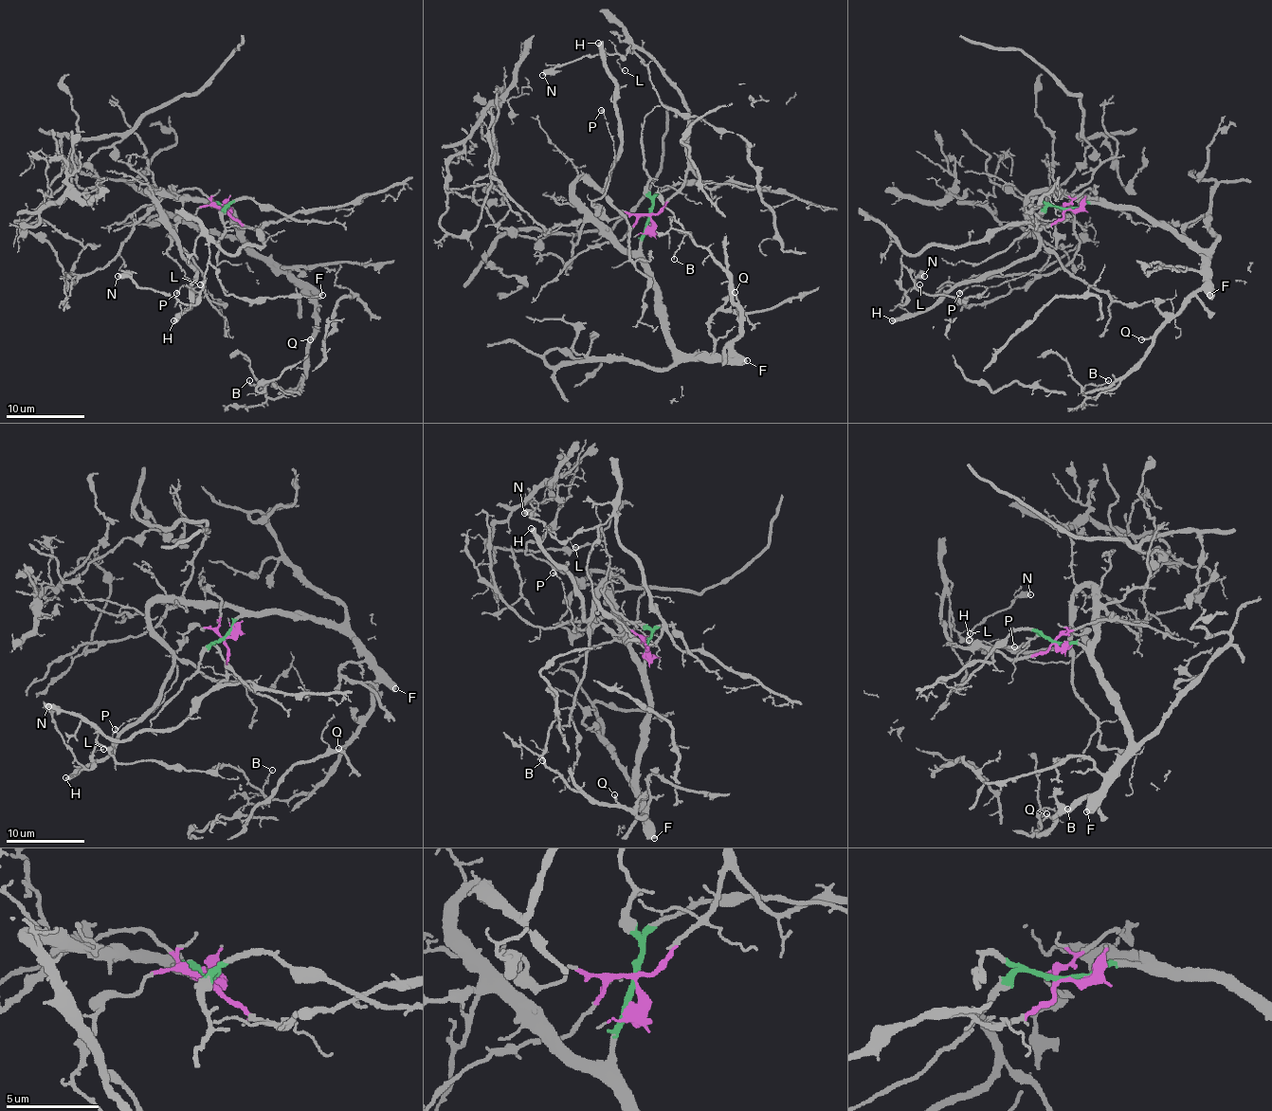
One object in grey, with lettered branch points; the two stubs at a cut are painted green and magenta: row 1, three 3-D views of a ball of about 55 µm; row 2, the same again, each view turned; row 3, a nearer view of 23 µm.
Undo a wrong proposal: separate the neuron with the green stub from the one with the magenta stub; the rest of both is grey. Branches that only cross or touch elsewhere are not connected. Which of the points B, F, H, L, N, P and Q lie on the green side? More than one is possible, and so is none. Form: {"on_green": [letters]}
{"on_green": ["B", "F", "H", "Q"]}

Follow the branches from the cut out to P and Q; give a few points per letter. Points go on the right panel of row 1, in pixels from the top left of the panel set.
P: (1065, 210), (1038, 269), (959, 293)
Q: (1065, 210), (1089, 205), (1127, 205), (1164, 220), (1204, 254), (1202, 287), (1148, 338), (1140, 338)

